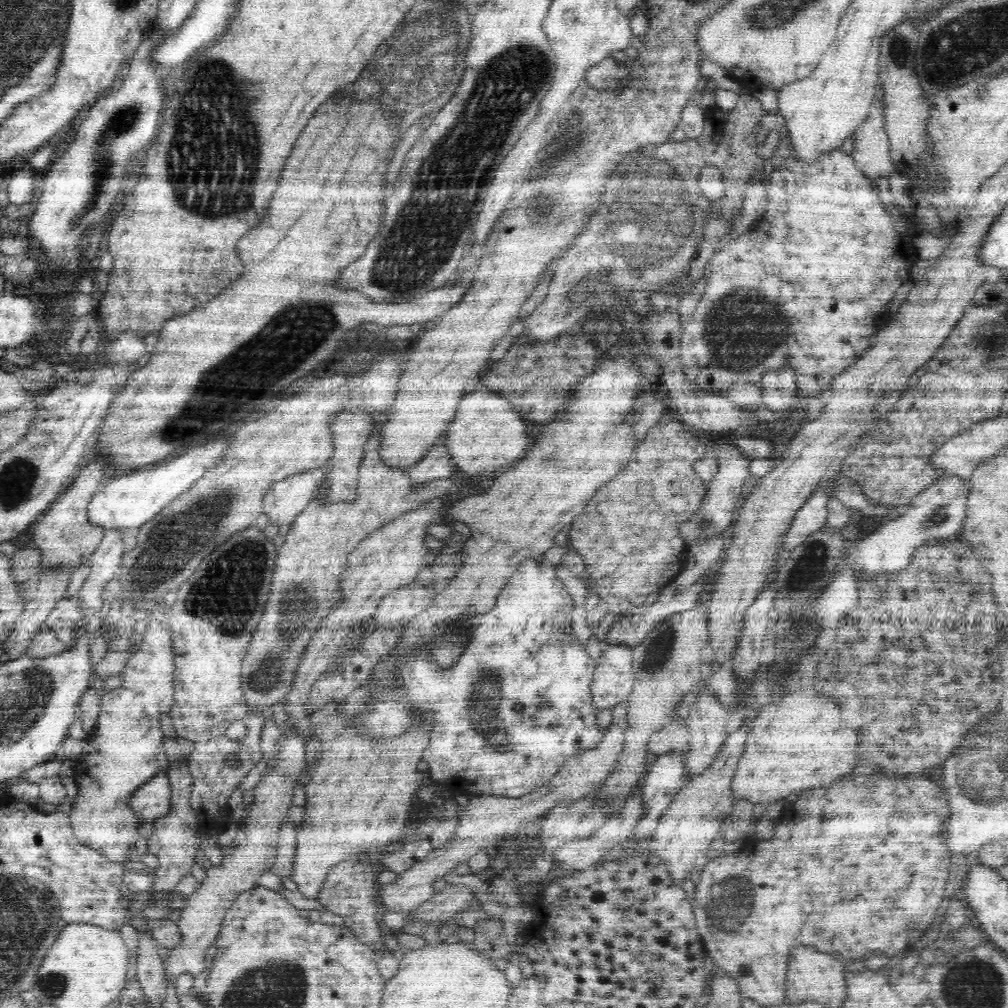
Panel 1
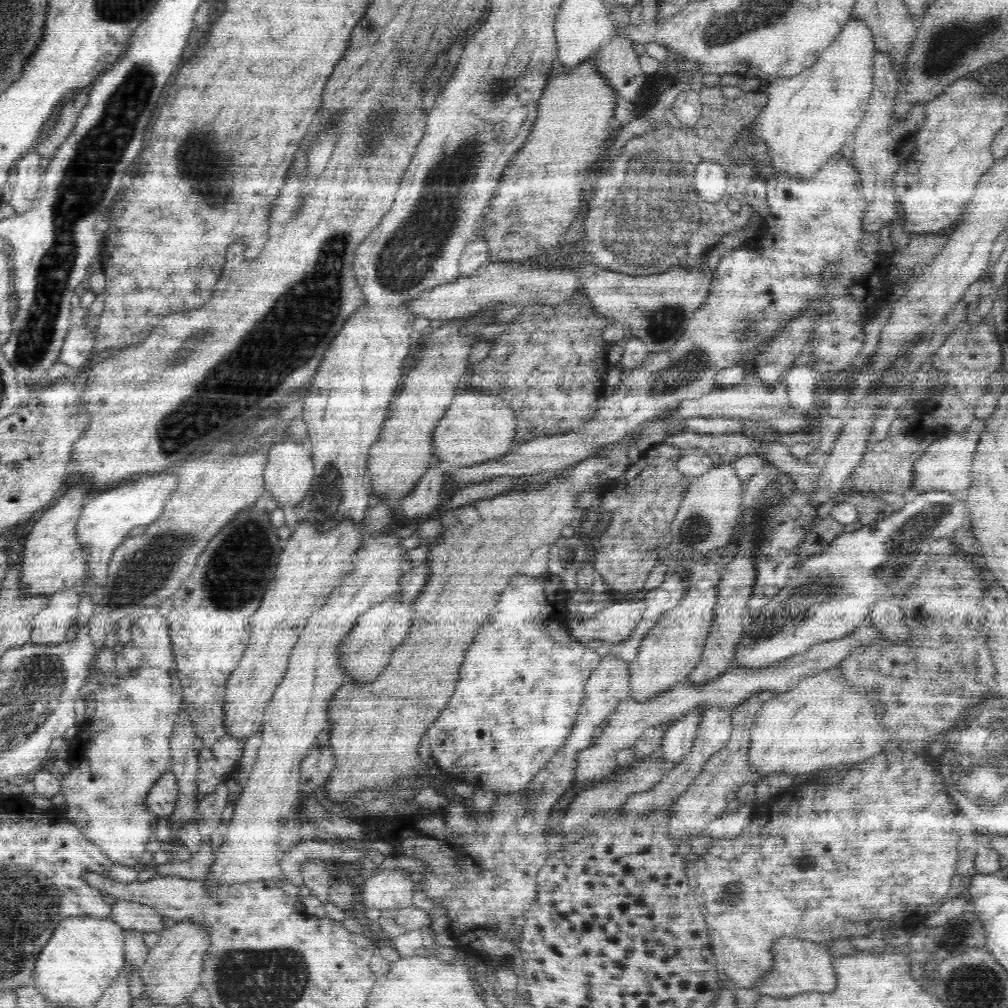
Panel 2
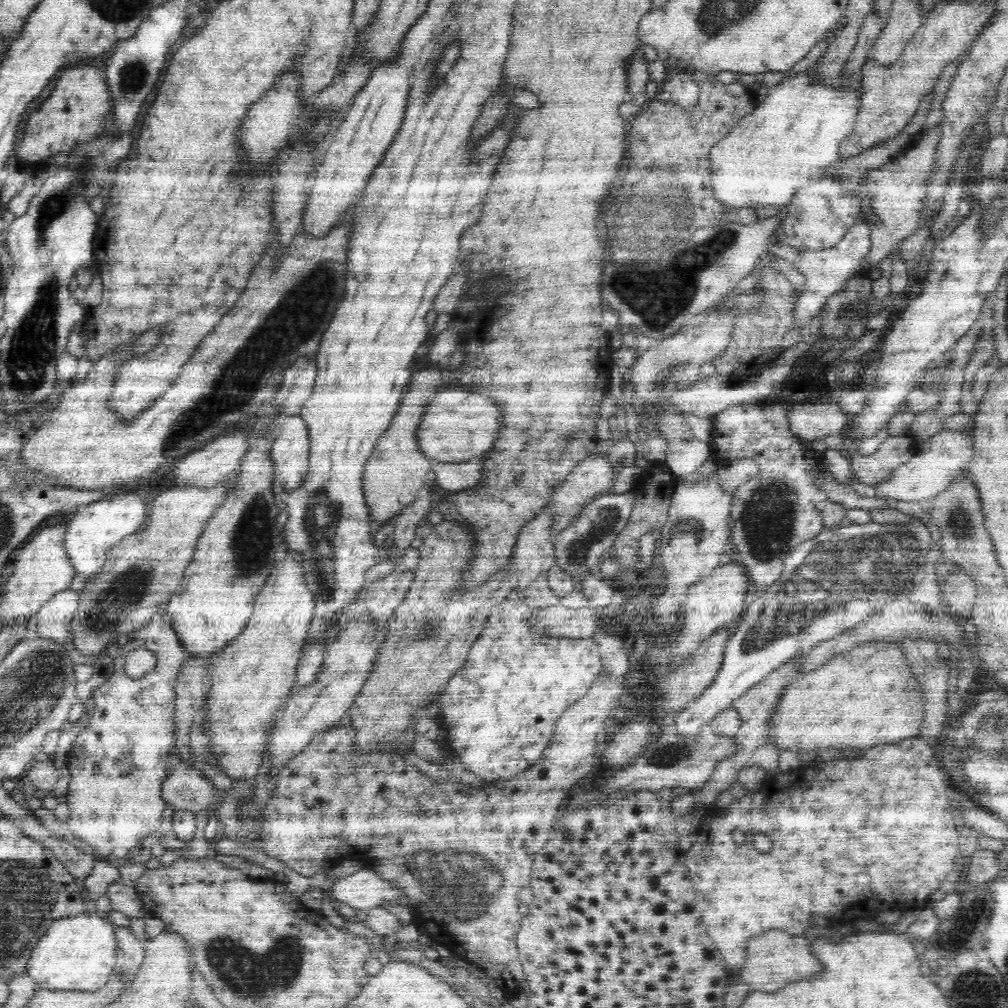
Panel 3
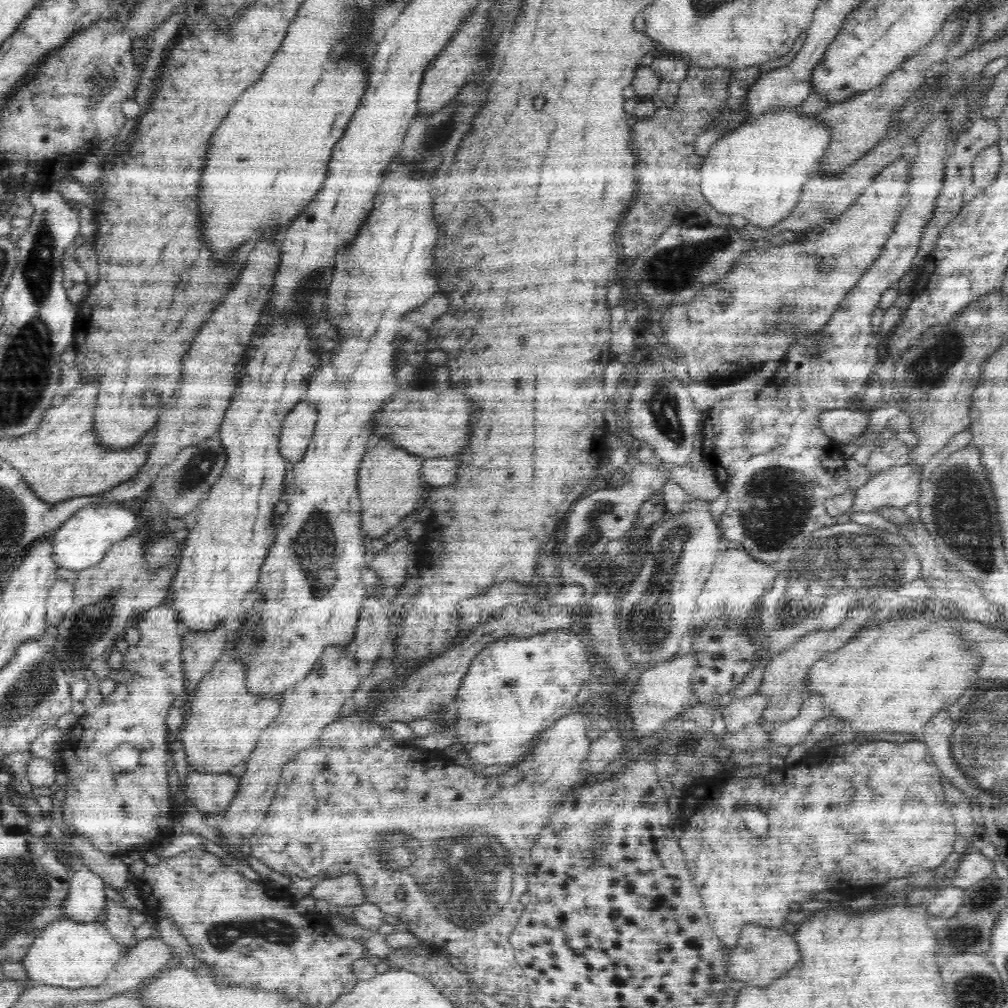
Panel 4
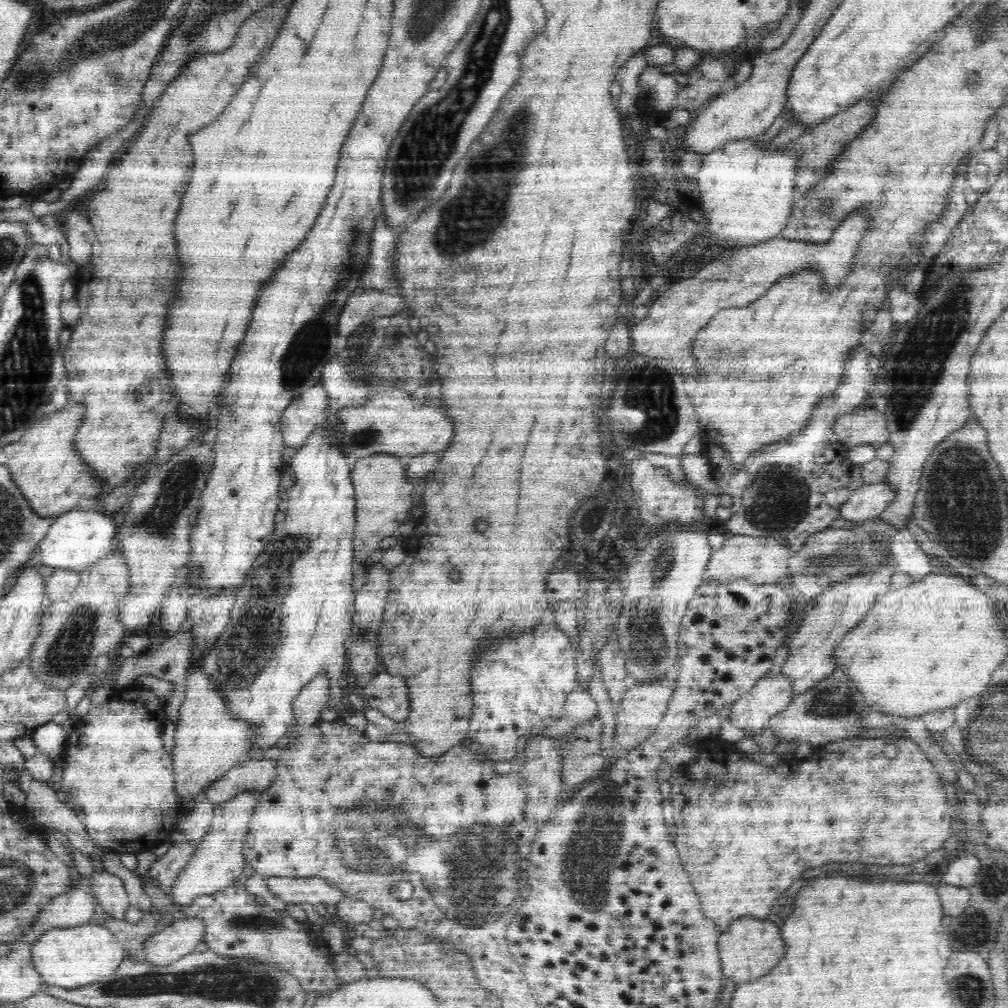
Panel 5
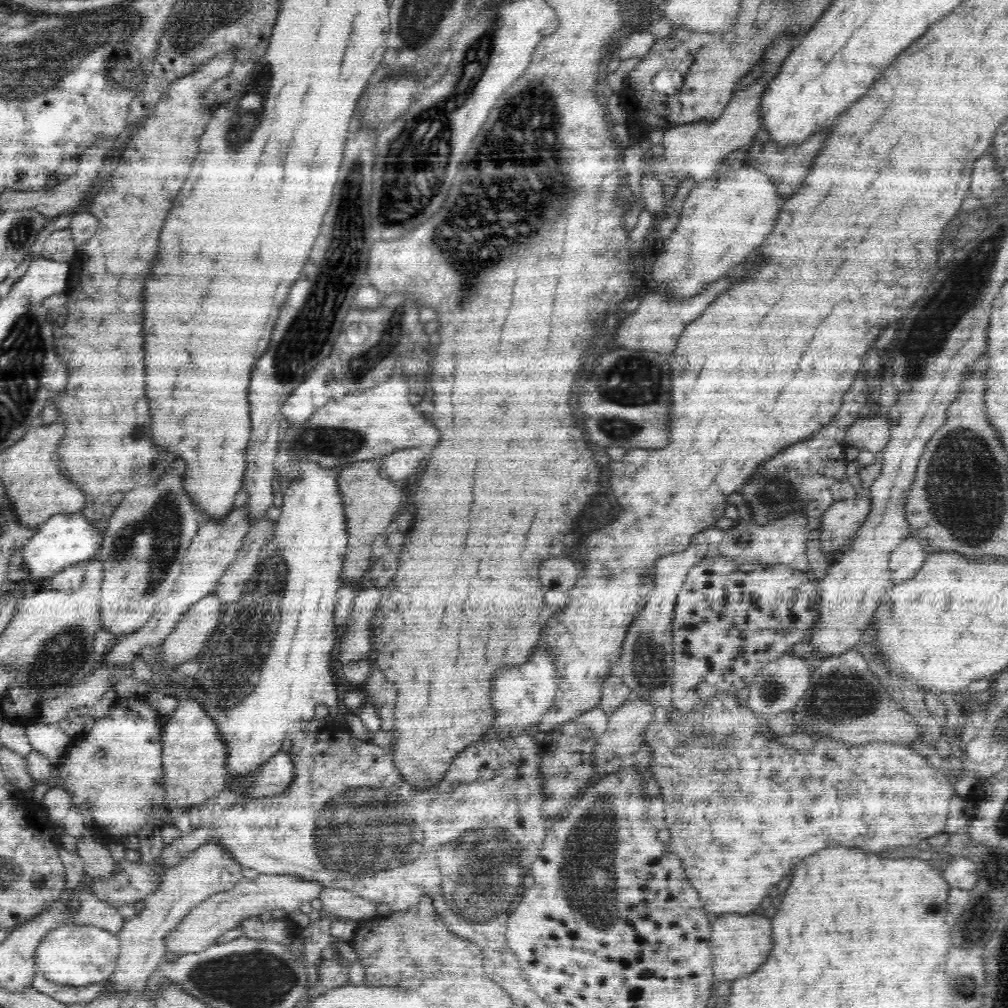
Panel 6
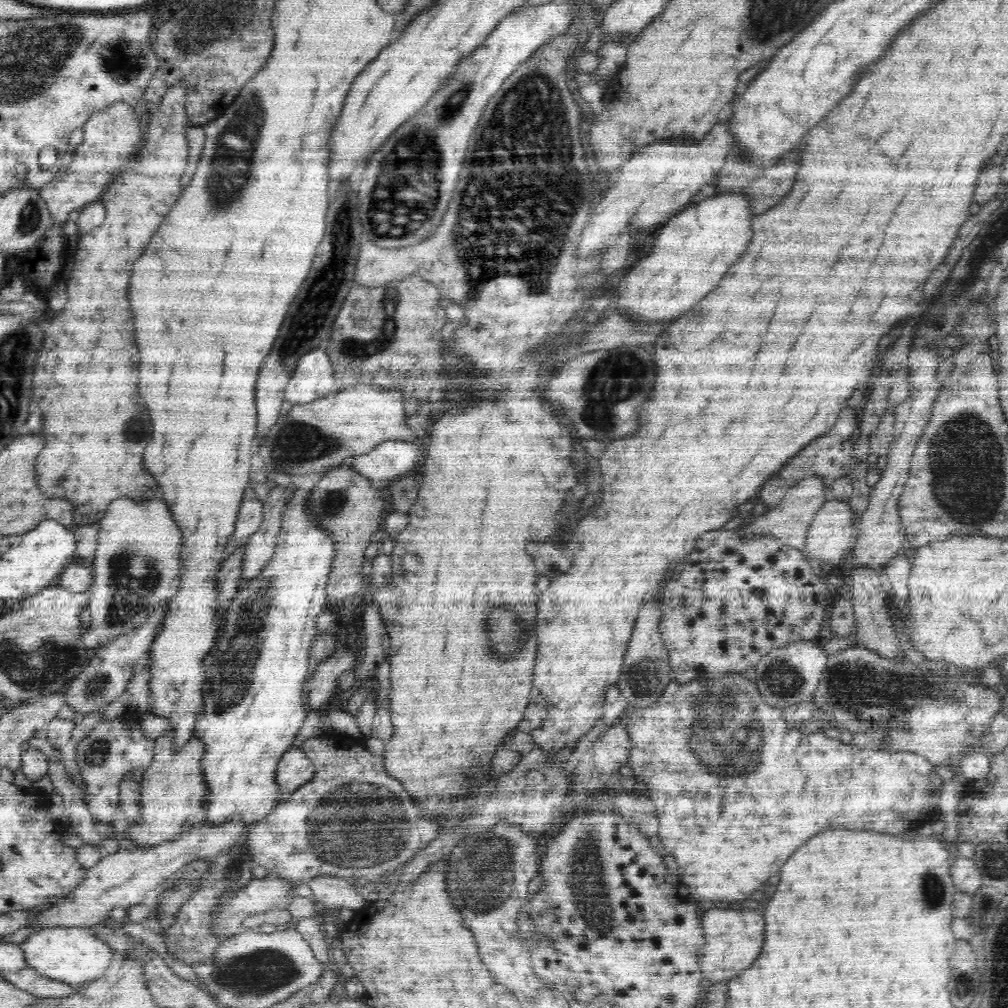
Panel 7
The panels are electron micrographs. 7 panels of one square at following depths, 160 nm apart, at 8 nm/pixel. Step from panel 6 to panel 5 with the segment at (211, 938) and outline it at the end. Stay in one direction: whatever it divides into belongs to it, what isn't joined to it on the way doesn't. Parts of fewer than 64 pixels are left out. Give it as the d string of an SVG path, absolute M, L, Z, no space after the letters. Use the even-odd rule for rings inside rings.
M266 877L267 887L287 904L324 904L334 907L345 894L320 877ZM178 917L170 926L163 926L146 938L143 958L156 966L168 966L194 952L204 933L205 926L201 918Z

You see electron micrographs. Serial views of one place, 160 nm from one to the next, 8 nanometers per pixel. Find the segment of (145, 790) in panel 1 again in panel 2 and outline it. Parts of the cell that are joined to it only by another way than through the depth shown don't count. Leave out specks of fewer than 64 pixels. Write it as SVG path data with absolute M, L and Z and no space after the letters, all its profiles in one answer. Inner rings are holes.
M169 771L150 787L144 806L160 819L167 818L175 807L178 796L176 776Z

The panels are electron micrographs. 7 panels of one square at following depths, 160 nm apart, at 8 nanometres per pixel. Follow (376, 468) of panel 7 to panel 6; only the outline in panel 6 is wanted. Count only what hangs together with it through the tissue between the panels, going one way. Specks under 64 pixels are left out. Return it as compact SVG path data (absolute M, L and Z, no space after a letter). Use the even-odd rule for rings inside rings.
M414 447L400 448L378 459L382 463L383 476L398 482L398 480L408 478L410 474L419 472L426 456L420 448Z

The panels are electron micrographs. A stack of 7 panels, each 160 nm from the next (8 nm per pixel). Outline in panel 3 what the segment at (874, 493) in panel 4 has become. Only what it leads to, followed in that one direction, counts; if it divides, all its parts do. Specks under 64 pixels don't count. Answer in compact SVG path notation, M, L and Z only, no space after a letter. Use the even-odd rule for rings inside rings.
M951 430L932 436L920 444L918 451L908 462L892 470L892 474L886 480L874 486L876 496L912 502L923 501L944 492L960 476L962 470L967 470L968 462L974 454L973 444L972 432L965 434Z

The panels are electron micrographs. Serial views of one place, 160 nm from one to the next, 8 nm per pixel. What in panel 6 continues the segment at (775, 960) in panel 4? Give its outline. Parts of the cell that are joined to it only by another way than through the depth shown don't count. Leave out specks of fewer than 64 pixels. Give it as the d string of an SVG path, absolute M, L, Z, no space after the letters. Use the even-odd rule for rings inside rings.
M724 914L712 918L711 937L713 964L712 970L716 982L734 981L756 972L768 958L772 950L772 924L764 916L742 916L742 914Z

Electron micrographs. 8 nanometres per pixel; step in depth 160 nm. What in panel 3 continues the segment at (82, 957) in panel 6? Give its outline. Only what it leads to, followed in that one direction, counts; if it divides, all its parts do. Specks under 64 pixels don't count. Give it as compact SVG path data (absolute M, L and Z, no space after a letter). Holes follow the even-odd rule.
M78 914L56 919L28 958L27 974L38 988L94 992L104 988L116 968L115 926L100 914Z

